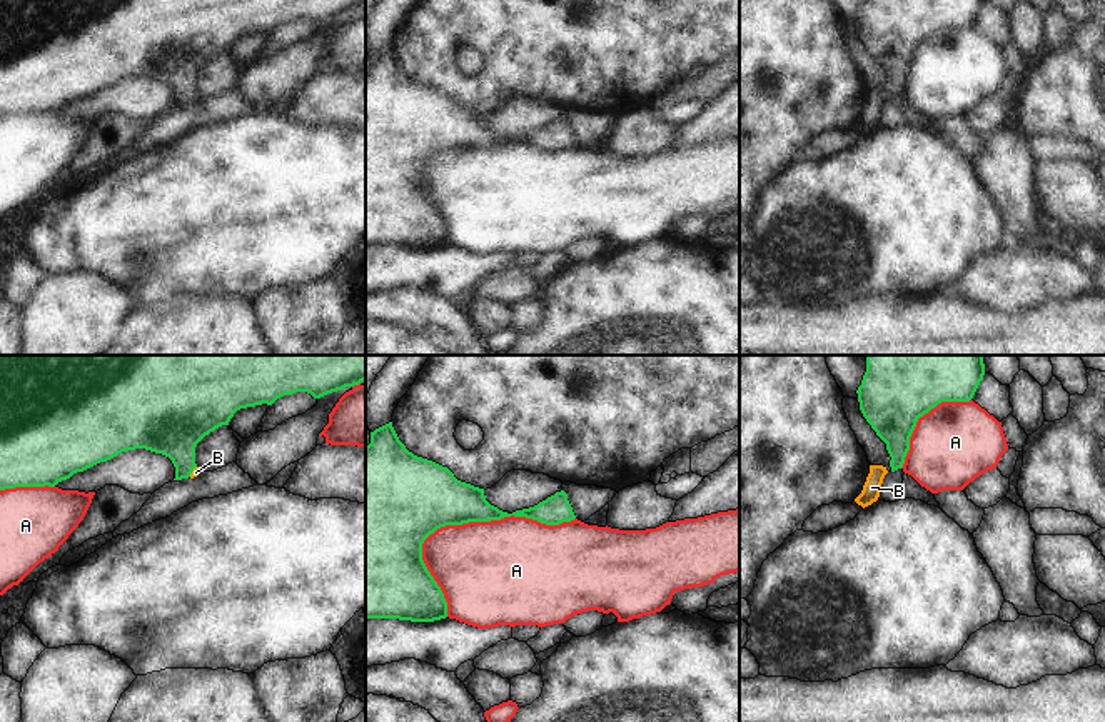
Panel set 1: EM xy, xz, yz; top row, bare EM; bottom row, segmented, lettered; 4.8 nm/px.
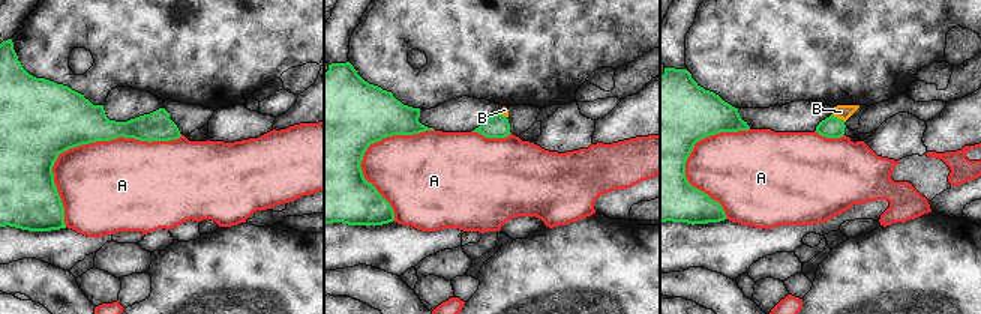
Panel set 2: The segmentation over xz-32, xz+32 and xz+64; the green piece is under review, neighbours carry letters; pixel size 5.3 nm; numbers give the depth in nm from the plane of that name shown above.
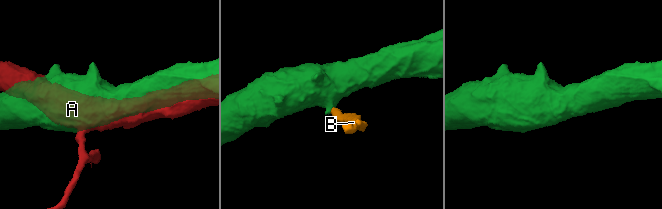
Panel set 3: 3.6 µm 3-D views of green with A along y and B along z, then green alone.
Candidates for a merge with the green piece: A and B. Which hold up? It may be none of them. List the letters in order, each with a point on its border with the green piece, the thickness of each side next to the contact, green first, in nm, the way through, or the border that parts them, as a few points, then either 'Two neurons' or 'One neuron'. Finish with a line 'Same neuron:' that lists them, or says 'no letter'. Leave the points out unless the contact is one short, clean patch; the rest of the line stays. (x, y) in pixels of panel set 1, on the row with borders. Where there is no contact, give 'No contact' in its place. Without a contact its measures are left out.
A: Touches green at xz (461, 524). Thickness 360 nm (green) against 460 nm. Two neurons
B: Touches green at xy (192, 471). Thickness 300 nm (green) against 40 nm. Path across: xy (172, 424), (184, 462), (192, 471), (196, 472). One neuron
Same neuron: B.

